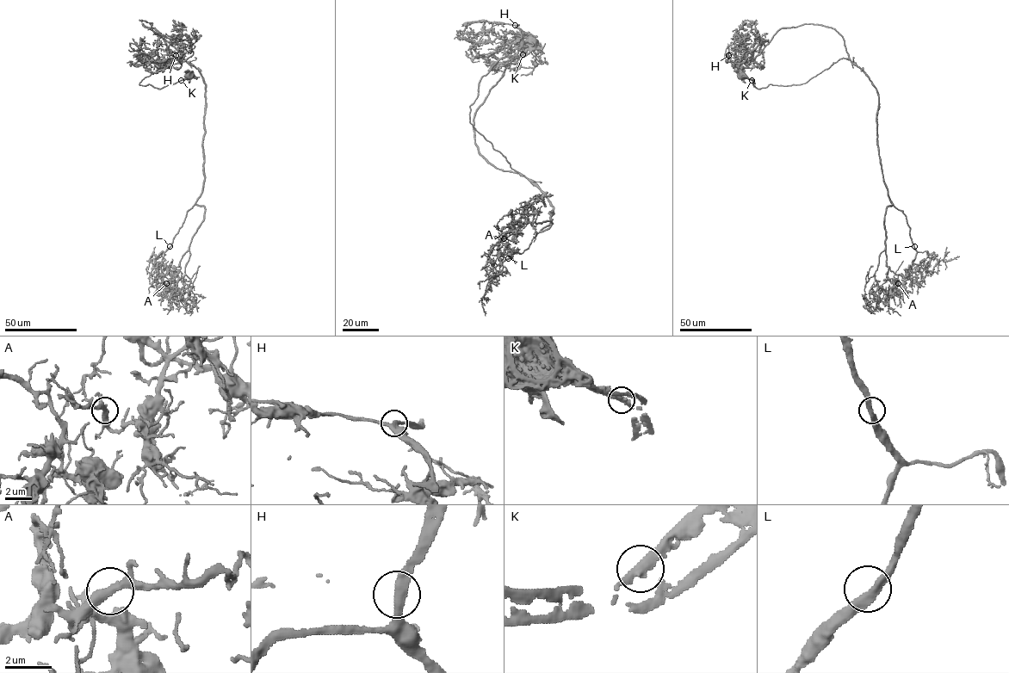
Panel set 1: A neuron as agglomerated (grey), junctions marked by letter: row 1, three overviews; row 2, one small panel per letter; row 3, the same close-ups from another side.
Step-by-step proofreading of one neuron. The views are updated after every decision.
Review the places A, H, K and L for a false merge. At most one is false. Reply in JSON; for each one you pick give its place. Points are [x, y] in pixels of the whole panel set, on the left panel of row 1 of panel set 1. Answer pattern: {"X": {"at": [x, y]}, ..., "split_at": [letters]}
{"split_at": []}

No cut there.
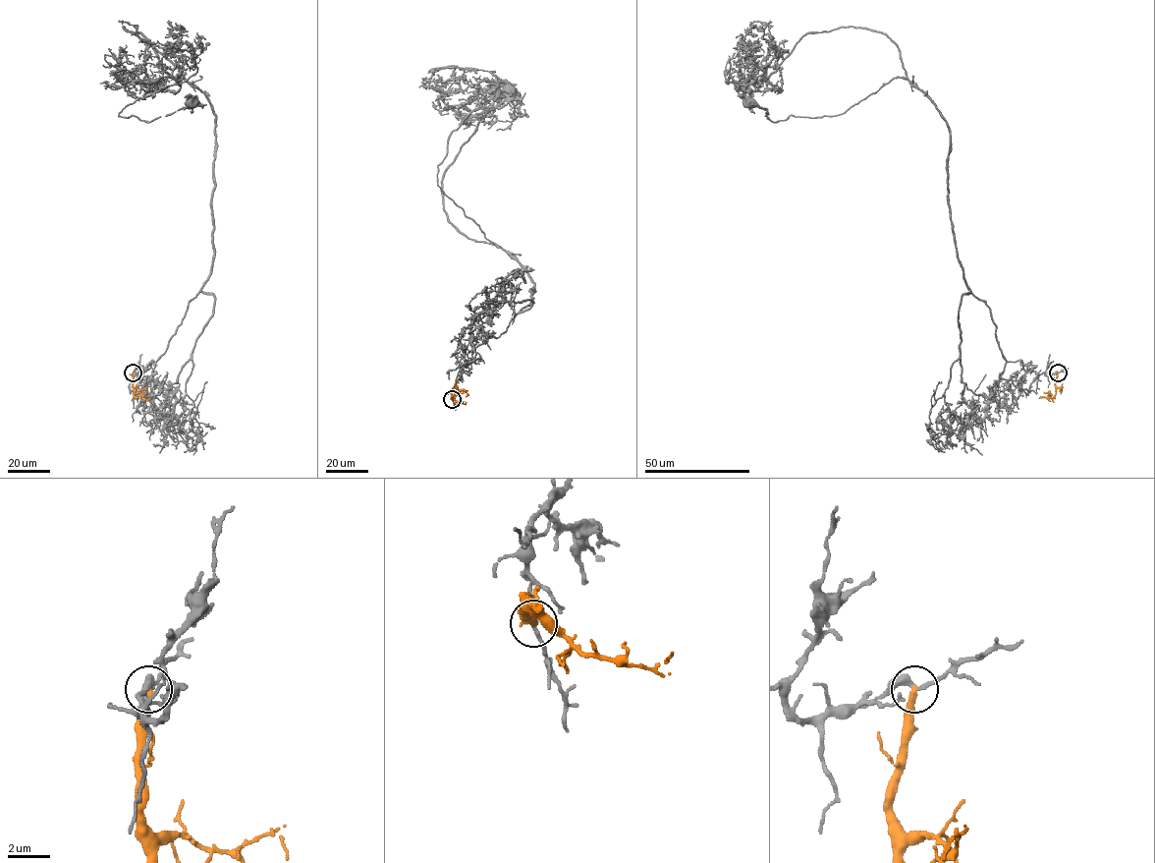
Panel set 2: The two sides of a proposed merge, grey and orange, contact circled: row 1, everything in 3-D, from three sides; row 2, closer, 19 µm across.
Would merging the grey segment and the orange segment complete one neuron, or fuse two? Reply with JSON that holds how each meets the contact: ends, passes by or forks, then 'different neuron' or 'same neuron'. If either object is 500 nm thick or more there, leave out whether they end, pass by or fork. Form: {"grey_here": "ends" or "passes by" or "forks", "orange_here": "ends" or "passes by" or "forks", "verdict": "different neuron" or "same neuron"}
{"grey_here": "passes by", "orange_here": "ends", "verdict": "different neuron"}

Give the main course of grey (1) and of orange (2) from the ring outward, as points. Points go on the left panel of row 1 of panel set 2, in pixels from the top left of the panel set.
1: (134, 373), (166, 349), (210, 272), (215, 115), (203, 92), (167, 77), (119, 114), (149, 122), (190, 102)
2: (134, 373), (134, 395), (147, 397), (149, 402)

